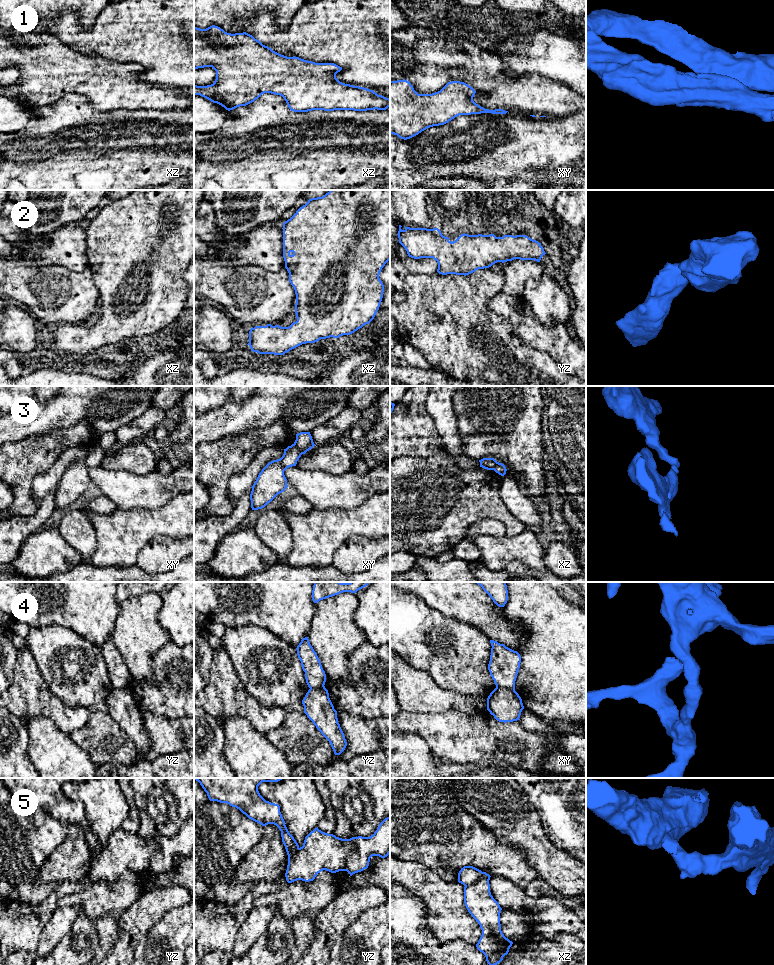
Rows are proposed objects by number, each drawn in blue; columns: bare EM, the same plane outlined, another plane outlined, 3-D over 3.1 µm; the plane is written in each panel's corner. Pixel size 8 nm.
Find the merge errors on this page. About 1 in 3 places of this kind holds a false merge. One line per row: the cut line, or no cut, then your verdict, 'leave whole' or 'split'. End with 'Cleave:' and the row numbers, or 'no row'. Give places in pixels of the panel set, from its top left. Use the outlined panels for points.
1: no cut | leave whole
2: no cut | leave whole
3: xy (293, 444), (301, 454) | split
4: xy (496, 686), (514, 689) | split
5: xz (483, 872), (477, 880), (465, 886) | split
Cleave: 3, 4, 5

